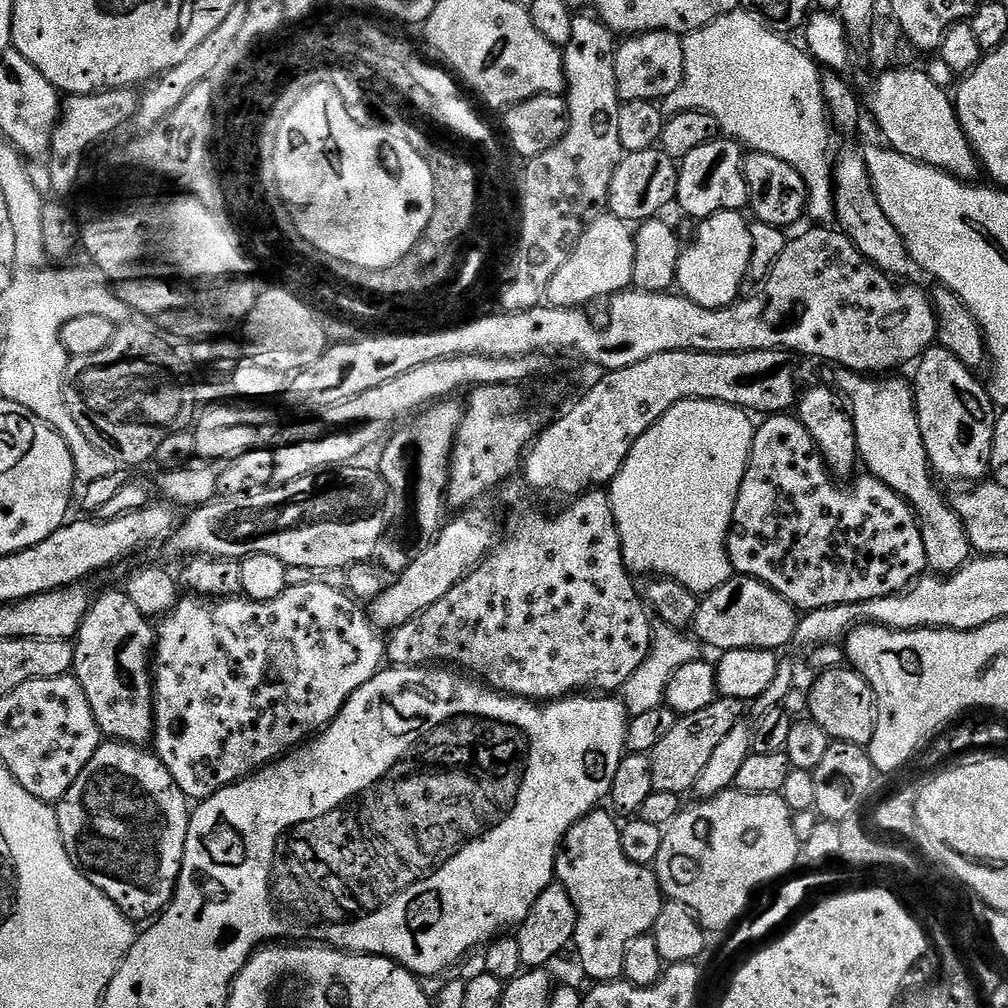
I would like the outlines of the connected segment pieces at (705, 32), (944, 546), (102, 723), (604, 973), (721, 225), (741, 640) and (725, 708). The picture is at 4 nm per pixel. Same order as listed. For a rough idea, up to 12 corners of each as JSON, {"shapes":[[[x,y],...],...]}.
{"shapes":[[[754,13],[683,37],[669,117],[790,162],[834,216],[821,69]],[[837,371],[858,456],[912,505],[936,574],[973,559],[911,383]],[[127,591],[91,601],[72,672],[109,741],[156,731],[156,628]],[[624,850],[564,885],[572,944],[596,982],[666,903],[655,869]],[[743,211],[699,221],[675,283],[706,308],[737,303],[750,266]],[[749,576],[701,599],[694,636],[724,652],[781,650],[798,609]],[[741,701],[679,717],[652,747],[653,789],[691,793]]]}

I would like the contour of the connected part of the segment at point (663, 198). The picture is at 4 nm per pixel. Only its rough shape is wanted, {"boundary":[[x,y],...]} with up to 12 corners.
{"boundary":[[659,147],[629,152],[607,211],[645,222],[676,198],[677,161]]}

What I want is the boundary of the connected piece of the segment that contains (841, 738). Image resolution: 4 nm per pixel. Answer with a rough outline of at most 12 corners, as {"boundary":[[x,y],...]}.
{"boundary":[[825,668],[808,692],[829,741],[866,746],[876,695],[862,673]]}

